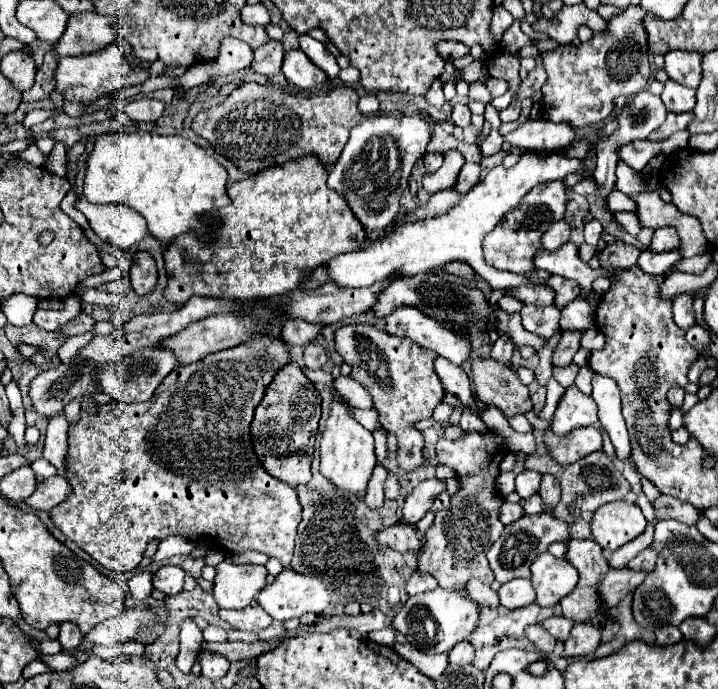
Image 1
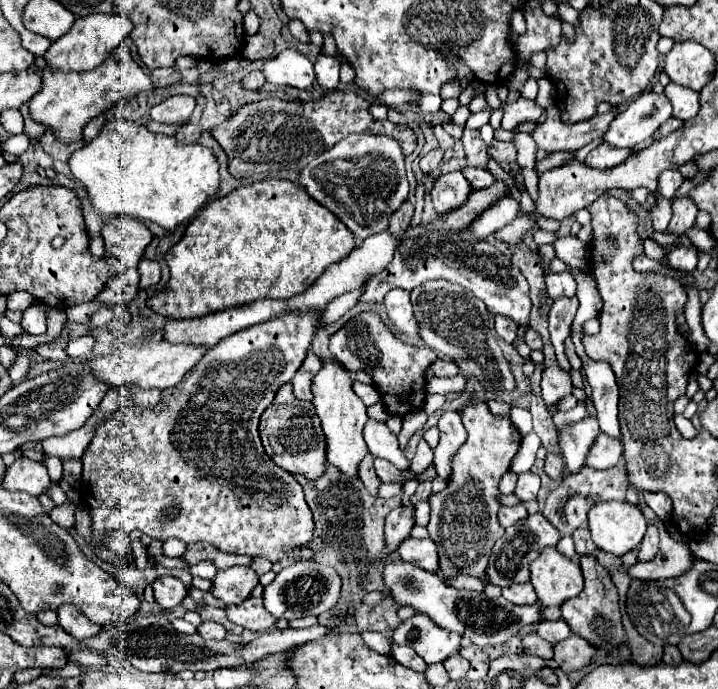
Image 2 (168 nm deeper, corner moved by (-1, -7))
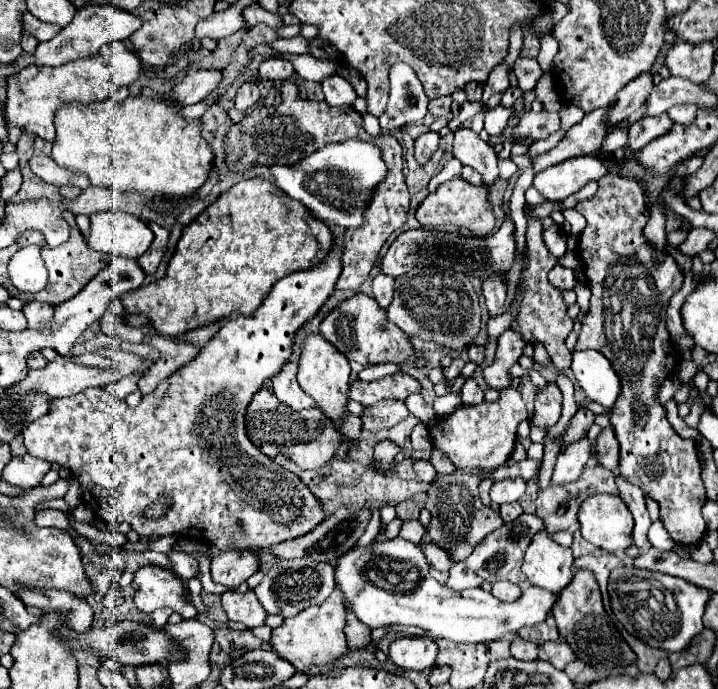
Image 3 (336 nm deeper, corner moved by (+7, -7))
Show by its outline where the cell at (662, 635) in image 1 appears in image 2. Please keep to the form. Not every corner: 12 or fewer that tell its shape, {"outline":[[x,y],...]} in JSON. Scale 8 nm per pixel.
{"outline":[[664,647],[662,661],[666,665],[680,665],[682,655],[678,647]]}

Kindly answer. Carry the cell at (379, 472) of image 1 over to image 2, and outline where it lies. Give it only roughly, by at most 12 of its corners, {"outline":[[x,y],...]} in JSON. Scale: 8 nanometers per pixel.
{"outline":[[372,453],[358,465],[358,477],[366,489],[376,495],[380,481],[372,467]]}

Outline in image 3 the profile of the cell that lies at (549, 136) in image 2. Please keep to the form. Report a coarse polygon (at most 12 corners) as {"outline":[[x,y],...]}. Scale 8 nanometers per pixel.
{"outline":[[640,75],[608,109],[608,125],[630,117],[652,89],[652,75]]}

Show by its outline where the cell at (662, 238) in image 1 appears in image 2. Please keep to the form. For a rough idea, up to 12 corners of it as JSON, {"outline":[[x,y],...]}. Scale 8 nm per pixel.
{"outline":[[688,195],[672,201],[668,231],[694,227],[698,207]]}

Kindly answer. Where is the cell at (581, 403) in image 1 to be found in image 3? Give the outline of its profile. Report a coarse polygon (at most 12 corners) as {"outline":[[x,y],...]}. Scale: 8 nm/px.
{"outline":[[588,437],[564,447],[552,483],[578,479],[590,457]]}

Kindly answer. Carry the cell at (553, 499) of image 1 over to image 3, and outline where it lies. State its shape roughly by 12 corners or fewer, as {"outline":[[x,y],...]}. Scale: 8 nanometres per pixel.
{"outline":[[578,409],[568,423],[562,447],[586,437],[594,413]]}

